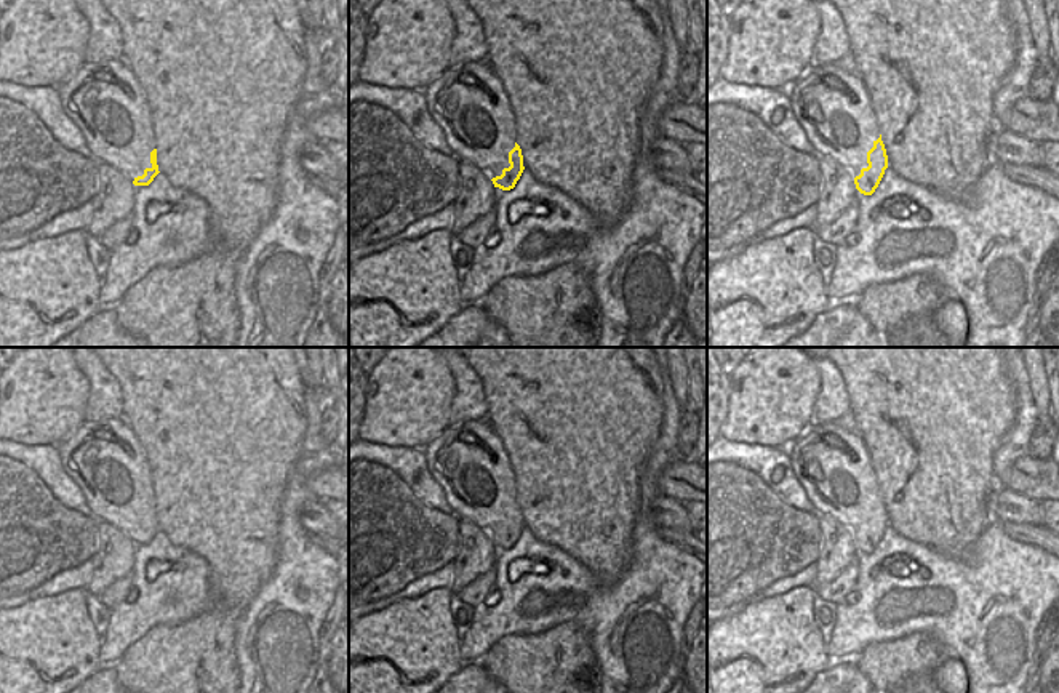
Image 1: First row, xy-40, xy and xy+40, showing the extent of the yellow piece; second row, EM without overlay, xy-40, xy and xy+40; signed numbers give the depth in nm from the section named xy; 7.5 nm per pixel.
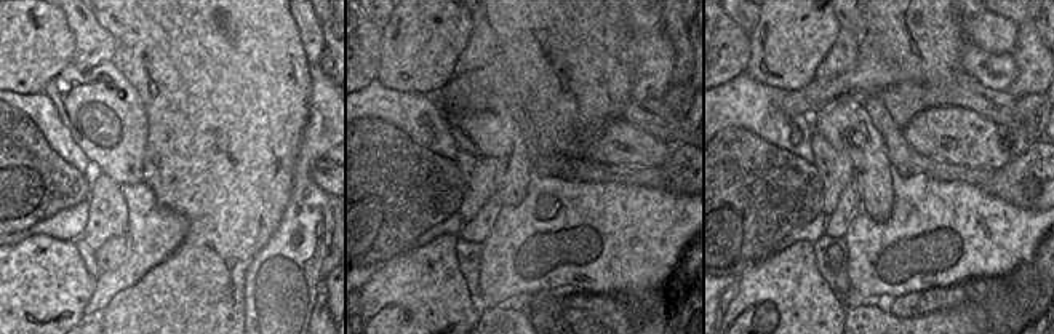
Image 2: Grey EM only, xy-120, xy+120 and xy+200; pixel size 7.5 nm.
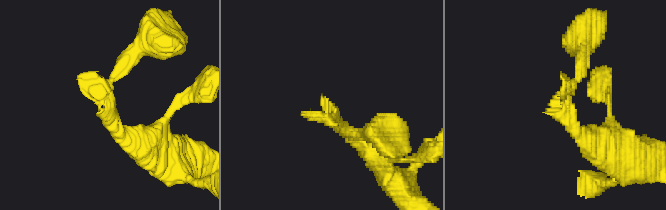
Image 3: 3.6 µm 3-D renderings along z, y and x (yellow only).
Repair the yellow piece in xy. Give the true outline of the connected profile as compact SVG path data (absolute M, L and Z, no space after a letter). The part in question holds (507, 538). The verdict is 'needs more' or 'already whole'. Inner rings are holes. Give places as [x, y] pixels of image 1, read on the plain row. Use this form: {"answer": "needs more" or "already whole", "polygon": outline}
{"answer": "needs more", "polygon": "M467 419L448 426L435 440L424 447L430 475L440 483L454 517L469 519L486 531L494 546L510 549L525 525L517 503L515 474L502 440L486 419Z"}

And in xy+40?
{"answer": "needs more", "polygon": "M833 423L808 426L792 442L790 466L814 507L848 527L856 547L872 554L888 514L862 439Z"}

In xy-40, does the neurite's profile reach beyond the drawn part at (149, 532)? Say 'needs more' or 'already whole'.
needs more

